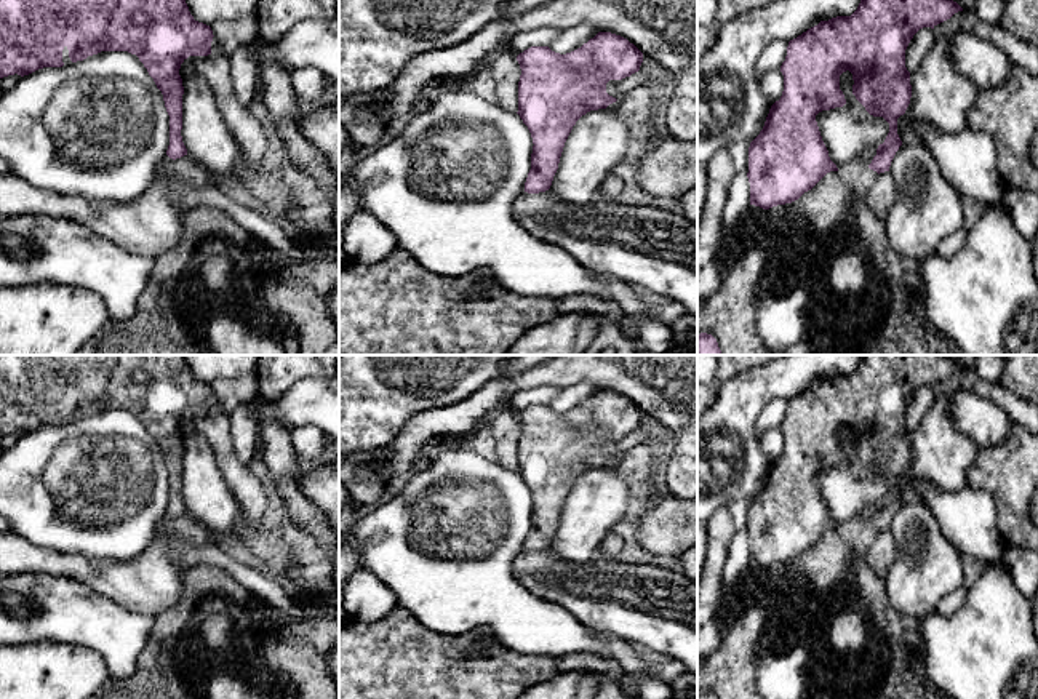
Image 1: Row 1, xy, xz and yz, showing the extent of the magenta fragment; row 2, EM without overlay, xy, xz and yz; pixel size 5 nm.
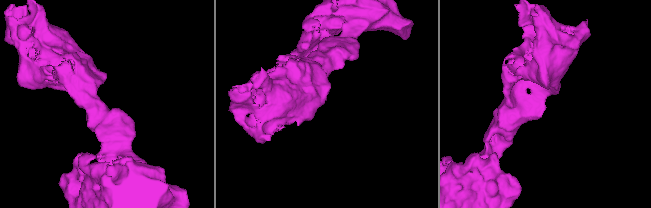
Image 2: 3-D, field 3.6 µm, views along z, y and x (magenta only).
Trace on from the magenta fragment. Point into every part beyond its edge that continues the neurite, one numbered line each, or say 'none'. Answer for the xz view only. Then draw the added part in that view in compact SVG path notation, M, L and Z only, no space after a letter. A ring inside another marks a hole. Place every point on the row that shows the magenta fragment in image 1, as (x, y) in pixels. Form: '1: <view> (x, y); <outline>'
none

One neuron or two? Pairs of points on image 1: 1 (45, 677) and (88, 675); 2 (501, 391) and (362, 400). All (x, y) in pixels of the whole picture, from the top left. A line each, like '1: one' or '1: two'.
1: one
2: two

